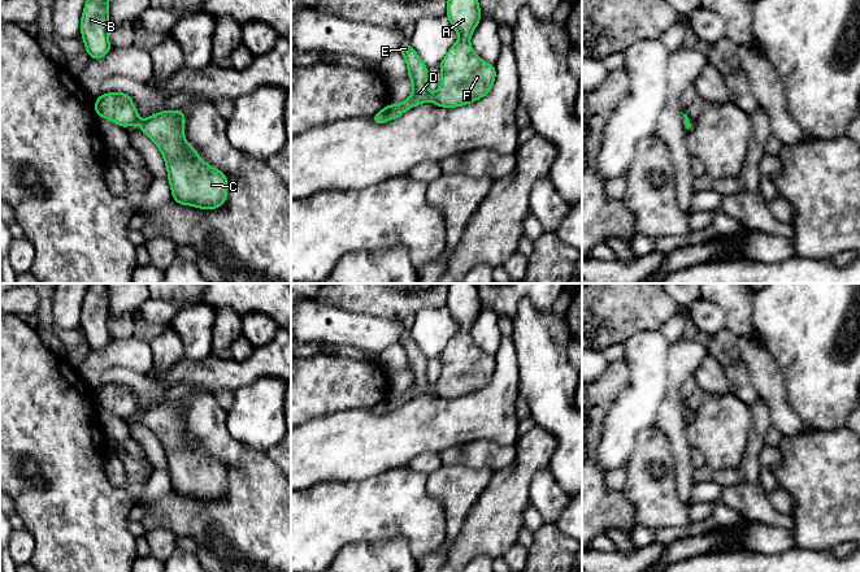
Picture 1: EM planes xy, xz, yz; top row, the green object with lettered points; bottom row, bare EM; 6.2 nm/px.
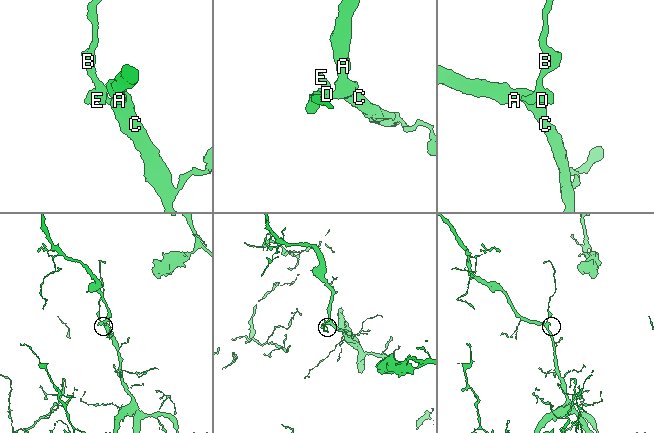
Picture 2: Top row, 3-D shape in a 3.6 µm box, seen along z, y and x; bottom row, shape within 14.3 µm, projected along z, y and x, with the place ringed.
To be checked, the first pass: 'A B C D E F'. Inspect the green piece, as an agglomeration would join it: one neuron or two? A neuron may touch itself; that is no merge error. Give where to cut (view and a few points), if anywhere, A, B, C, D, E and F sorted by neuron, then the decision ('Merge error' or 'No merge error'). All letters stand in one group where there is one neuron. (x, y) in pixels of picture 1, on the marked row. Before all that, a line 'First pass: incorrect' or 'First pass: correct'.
First pass: incorrect
Split along xz (430, 95), (431, 100). Groups: A C F / B D E. Merge error

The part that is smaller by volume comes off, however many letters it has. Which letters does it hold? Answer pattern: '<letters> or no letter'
B, D, E

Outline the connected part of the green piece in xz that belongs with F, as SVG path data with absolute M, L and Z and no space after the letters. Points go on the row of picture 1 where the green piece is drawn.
M448 0L446 14L460 39L439 65L442 83L431 95L431 101L438 107L453 108L487 95L494 86L496 70L477 56L469 42L482 17L478 0Z

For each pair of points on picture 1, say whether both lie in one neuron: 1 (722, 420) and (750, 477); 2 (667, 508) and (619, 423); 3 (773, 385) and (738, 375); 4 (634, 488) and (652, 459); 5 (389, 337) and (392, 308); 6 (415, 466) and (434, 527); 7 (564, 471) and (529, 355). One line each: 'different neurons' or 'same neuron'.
1: different neurons
2: different neurons
3: different neurons
4: same neuron
5: different neurons
6: different neurons
7: same neuron

